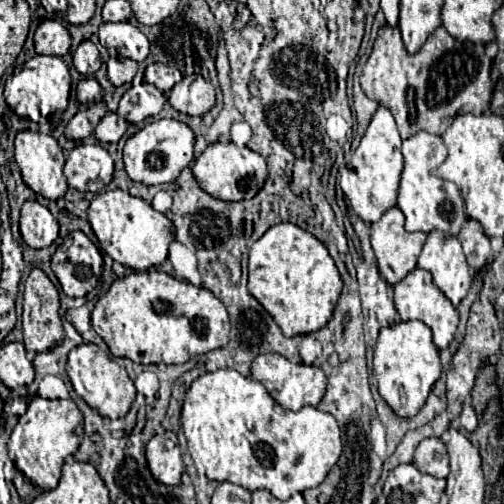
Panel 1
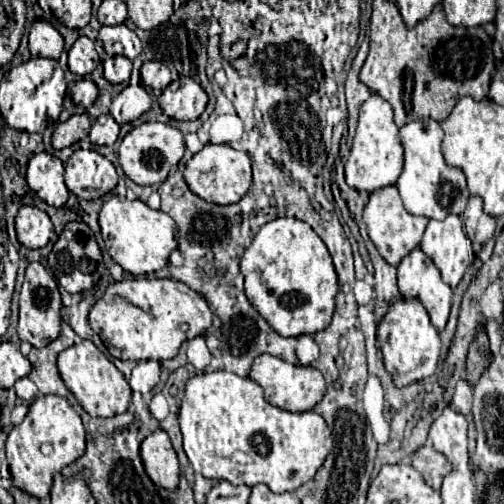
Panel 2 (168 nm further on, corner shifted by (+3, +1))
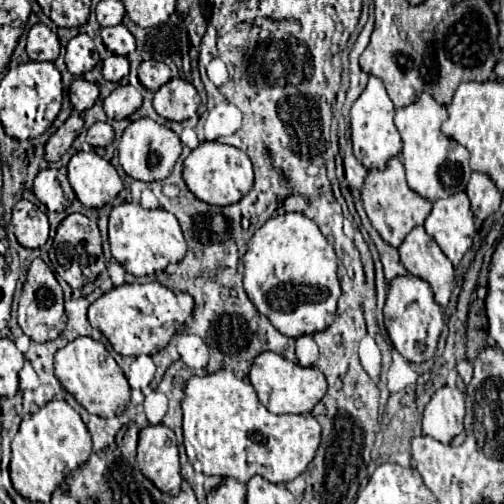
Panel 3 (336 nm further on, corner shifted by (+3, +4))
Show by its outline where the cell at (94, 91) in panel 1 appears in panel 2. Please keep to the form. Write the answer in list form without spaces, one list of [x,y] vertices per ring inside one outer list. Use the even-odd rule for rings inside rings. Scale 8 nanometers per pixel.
[[[84,77],[80,81],[76,81],[70,89],[70,97],[76,105],[82,105],[82,107],[90,107],[96,97],[98,97],[98,87],[96,83],[90,79],[90,77]]]

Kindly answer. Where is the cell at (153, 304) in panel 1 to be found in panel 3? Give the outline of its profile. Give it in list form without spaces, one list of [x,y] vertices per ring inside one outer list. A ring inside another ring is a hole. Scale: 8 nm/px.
[[[160,282],[148,284],[122,284],[112,288],[94,300],[88,308],[88,320],[94,328],[98,328],[112,348],[122,356],[140,356],[140,354],[156,354],[170,338],[182,328],[186,318],[192,314],[194,300],[188,294],[172,292]]]

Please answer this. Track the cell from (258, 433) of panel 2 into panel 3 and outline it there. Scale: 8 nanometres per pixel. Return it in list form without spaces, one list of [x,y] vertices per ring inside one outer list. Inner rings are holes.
[[[218,370],[202,378],[192,376],[184,388],[182,412],[183,444],[194,470],[196,472],[200,470],[202,474],[208,474],[208,476],[210,474],[232,476],[242,484],[246,484],[254,474],[260,474],[274,484],[294,480],[312,462],[320,444],[320,424],[316,422],[314,416],[310,414],[280,414],[278,416],[278,414],[268,412],[260,404],[252,384],[248,380],[236,378],[232,370]]]

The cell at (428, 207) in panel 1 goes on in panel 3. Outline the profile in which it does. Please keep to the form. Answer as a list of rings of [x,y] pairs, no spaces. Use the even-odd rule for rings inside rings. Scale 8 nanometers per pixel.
[[[416,94],[416,102],[398,108],[396,110],[396,126],[402,136],[404,148],[402,148],[402,162],[406,168],[406,180],[408,186],[418,192],[422,198],[428,198],[430,202],[438,198],[448,198],[460,190],[466,190],[468,178],[470,178],[470,154],[468,150],[458,144],[452,138],[446,138],[440,130],[440,124],[448,118],[446,106],[438,104],[430,94]]]

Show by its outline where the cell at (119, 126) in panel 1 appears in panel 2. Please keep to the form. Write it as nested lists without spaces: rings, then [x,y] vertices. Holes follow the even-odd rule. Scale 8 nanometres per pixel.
[[[100,115],[90,129],[90,141],[94,145],[114,145],[118,139],[120,125],[114,121],[112,115]]]

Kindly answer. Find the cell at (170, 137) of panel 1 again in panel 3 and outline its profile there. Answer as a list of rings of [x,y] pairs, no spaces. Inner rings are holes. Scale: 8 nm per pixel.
[[[140,118],[130,122],[130,126],[124,130],[120,142],[118,142],[118,158],[120,166],[124,172],[136,180],[142,182],[154,182],[154,180],[164,180],[170,176],[178,156],[182,154],[182,142],[180,138],[166,126],[150,120],[150,118]]]

